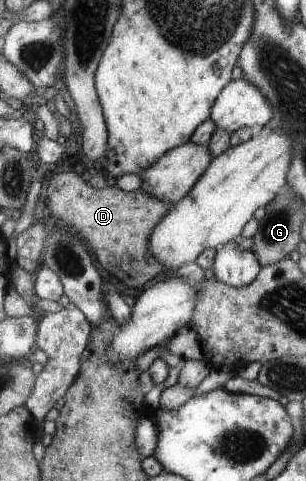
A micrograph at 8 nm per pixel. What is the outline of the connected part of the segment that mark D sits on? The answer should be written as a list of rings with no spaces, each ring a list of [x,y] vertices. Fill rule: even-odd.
[[[62,172],[54,176],[48,184],[48,193],[47,212],[79,230],[98,264],[102,264],[106,272],[116,276],[126,286],[140,288],[164,270],[166,264],[160,262],[150,250],[150,237],[168,210],[173,208],[172,203],[154,198],[141,190],[122,191],[116,185],[96,190],[74,172]]]

